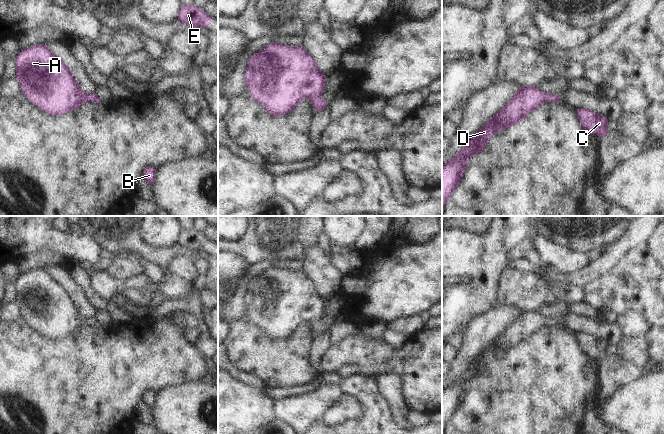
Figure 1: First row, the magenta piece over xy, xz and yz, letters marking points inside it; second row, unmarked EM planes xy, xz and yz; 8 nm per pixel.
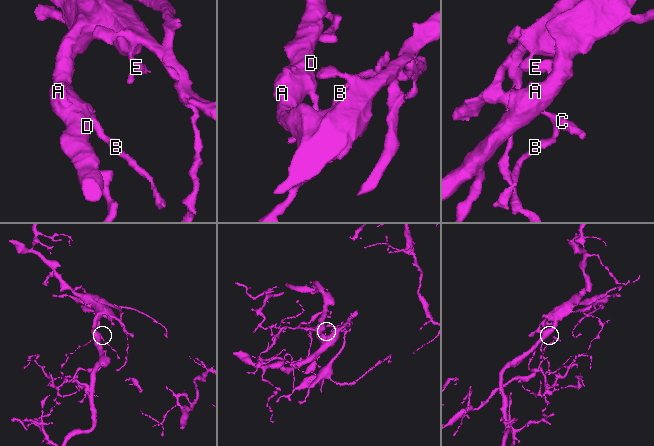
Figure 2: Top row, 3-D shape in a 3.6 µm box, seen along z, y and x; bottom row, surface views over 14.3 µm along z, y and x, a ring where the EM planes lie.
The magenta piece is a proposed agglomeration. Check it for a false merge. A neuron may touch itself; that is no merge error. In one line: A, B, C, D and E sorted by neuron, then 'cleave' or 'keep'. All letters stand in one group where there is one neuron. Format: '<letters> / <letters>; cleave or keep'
A B C D E; keep

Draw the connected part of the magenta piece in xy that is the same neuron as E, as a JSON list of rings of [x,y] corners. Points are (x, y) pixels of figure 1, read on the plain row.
[[[181,229],[178,235],[180,246],[198,252],[207,252],[211,248],[211,242],[205,237],[203,232],[192,229]]]

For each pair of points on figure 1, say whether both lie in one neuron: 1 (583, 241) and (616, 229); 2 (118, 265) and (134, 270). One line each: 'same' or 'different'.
1: same
2: same

